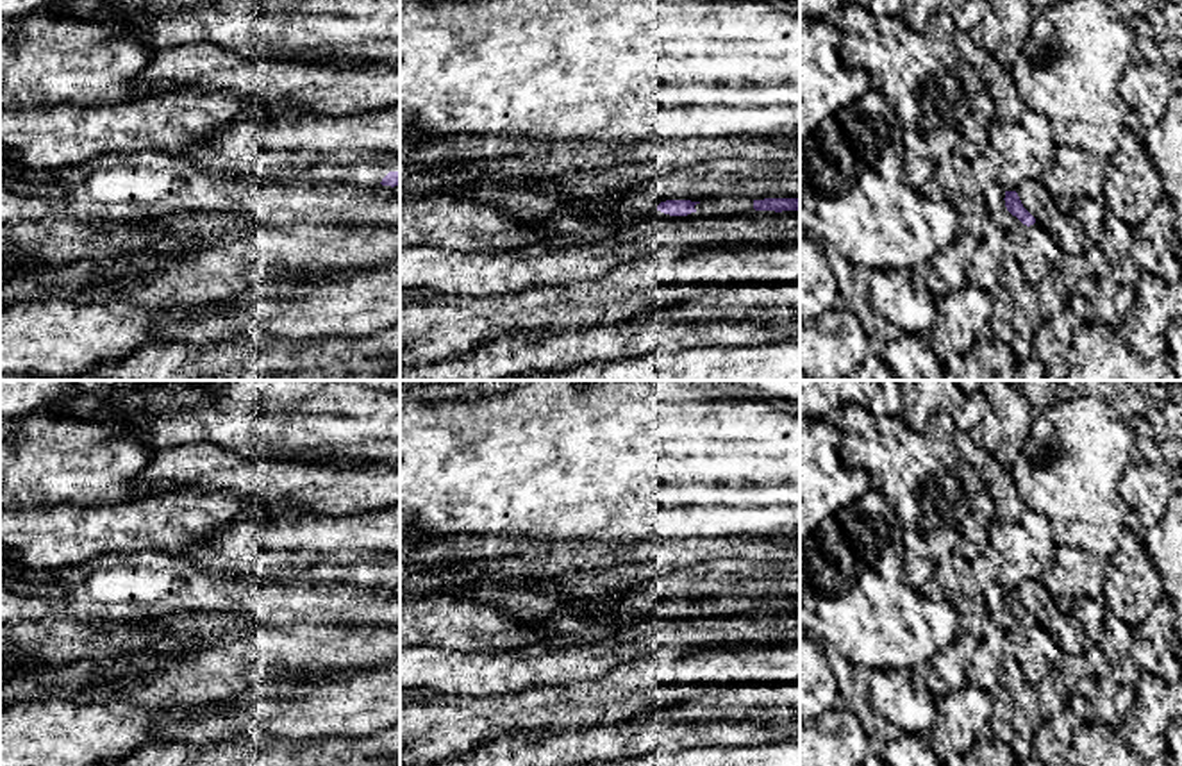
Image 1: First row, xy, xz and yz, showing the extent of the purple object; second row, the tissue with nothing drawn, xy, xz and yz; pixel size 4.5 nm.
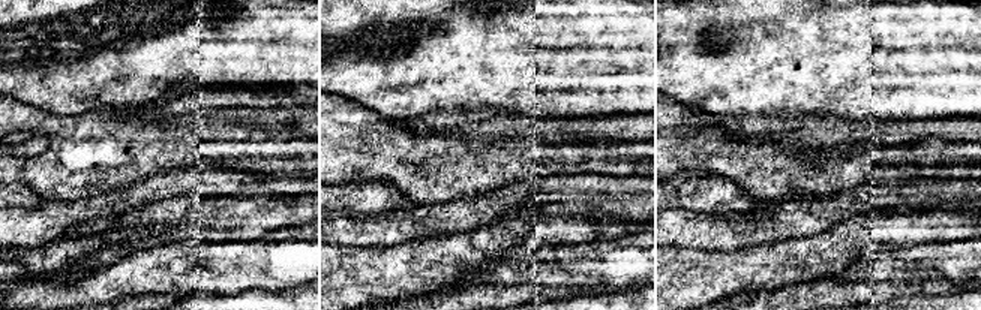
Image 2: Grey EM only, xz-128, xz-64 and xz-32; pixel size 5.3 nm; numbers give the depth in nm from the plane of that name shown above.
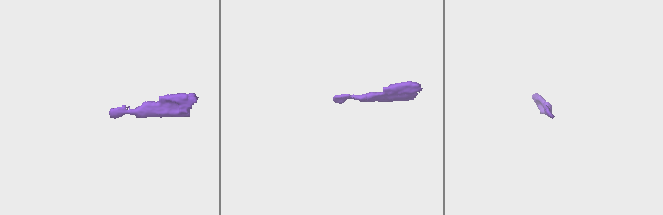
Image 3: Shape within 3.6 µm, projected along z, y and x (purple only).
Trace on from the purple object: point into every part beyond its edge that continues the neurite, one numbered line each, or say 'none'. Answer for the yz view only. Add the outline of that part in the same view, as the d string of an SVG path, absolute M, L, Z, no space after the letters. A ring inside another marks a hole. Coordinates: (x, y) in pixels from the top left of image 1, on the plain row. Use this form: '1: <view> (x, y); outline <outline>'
none

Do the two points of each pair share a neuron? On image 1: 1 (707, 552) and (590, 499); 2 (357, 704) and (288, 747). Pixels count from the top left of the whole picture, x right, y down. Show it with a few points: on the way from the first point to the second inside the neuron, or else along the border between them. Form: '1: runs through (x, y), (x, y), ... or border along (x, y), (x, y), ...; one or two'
1: border along (670, 536), (716, 538); two
2: border along (274, 732), (291, 740), (340, 738); two

